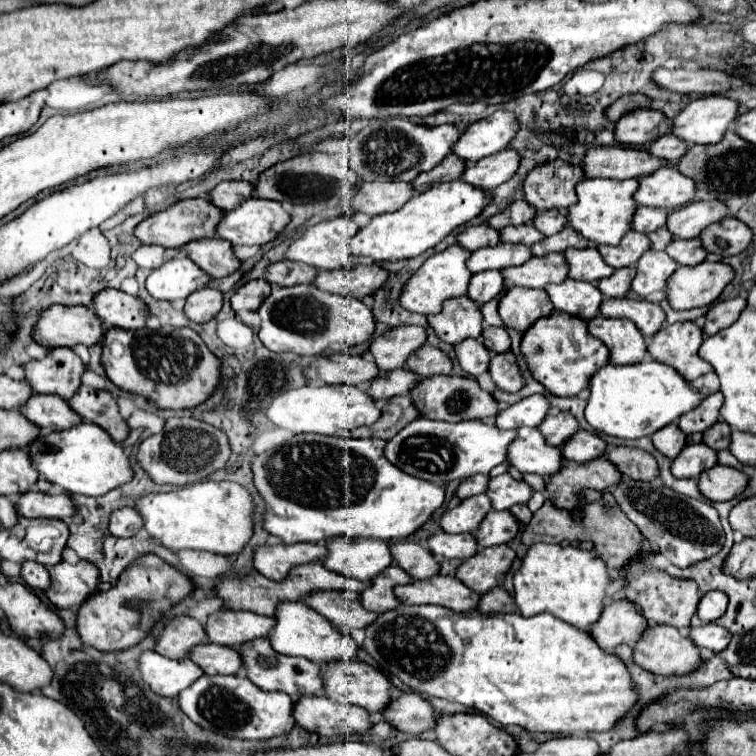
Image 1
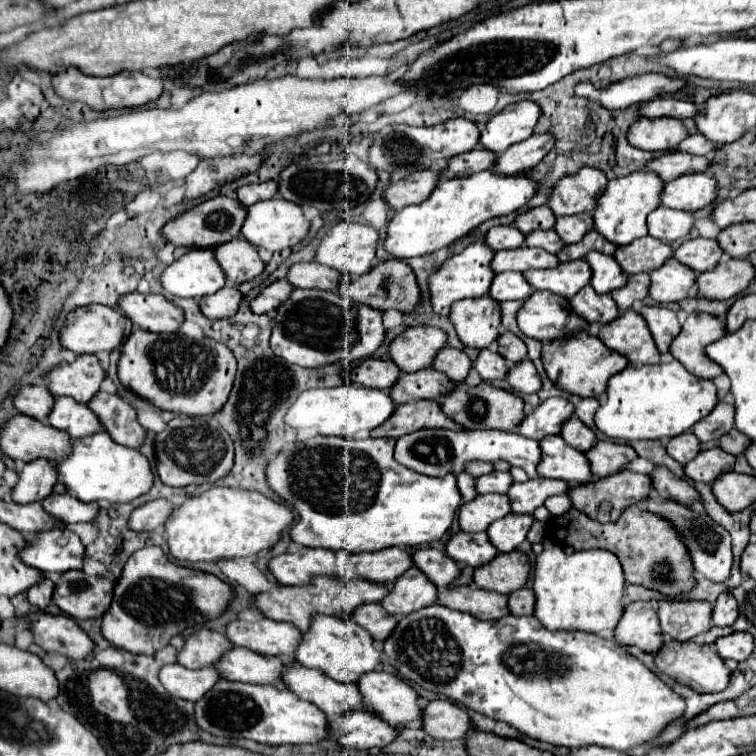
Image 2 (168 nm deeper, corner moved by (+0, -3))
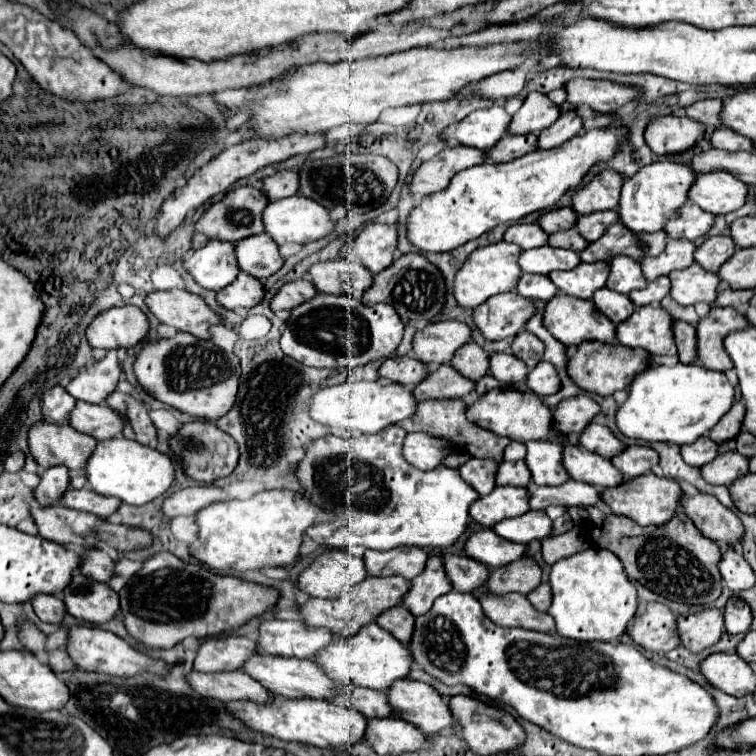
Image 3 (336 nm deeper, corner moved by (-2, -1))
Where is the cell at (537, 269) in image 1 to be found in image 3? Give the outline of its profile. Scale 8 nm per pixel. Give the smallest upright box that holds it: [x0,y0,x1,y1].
[549,262,609,298]

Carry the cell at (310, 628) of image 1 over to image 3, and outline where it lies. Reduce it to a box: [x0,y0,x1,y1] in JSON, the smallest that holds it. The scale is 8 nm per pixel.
[315,622,413,692]

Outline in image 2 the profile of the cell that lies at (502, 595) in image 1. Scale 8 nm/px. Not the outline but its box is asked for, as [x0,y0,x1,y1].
[509,588,533,616]

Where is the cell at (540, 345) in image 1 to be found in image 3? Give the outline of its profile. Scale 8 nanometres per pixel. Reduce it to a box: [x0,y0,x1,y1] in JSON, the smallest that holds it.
[569,342,649,396]

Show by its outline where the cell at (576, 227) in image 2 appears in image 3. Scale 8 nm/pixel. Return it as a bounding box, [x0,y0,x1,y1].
[577,210,619,242]

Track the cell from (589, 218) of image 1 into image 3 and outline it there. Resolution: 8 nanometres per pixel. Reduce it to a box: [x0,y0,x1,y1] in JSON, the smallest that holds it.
[619,160,697,232]

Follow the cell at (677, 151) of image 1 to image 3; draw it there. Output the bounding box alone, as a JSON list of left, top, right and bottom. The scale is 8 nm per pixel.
[711,128,755,152]

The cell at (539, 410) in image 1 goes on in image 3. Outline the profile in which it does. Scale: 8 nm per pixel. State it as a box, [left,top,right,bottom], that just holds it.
[555,396,601,436]

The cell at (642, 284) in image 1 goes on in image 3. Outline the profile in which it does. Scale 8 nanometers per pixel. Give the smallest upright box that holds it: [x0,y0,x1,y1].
[671,264,721,306]

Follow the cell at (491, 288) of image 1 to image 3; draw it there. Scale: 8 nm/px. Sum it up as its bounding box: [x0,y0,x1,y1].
[517,274,557,300]

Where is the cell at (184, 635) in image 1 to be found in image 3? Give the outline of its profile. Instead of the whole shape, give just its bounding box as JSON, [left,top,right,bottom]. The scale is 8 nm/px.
[195,636,257,672]

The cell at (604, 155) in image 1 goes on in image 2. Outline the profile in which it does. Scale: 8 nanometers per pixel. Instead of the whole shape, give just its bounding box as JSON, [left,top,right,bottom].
[647,152,709,182]

